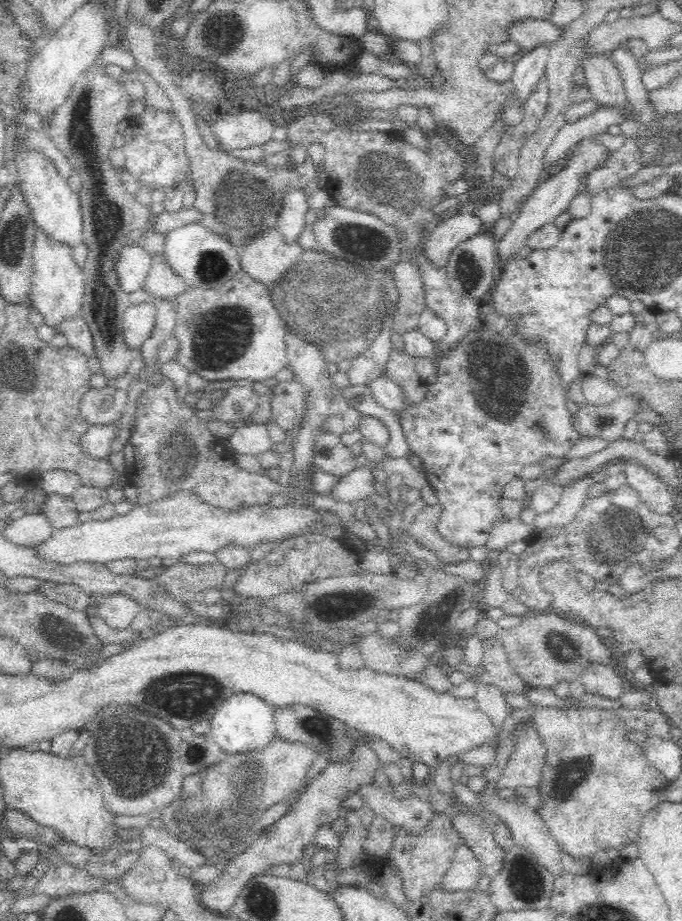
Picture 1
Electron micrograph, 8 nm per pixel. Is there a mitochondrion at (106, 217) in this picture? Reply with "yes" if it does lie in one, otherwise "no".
yes

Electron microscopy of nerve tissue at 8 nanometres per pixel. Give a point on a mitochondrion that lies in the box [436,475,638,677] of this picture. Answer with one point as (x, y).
(556, 644)

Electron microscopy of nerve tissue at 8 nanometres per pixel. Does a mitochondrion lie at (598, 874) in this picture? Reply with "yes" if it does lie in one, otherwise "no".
no

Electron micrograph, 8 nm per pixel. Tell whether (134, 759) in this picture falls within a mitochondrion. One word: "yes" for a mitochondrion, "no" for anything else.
yes

